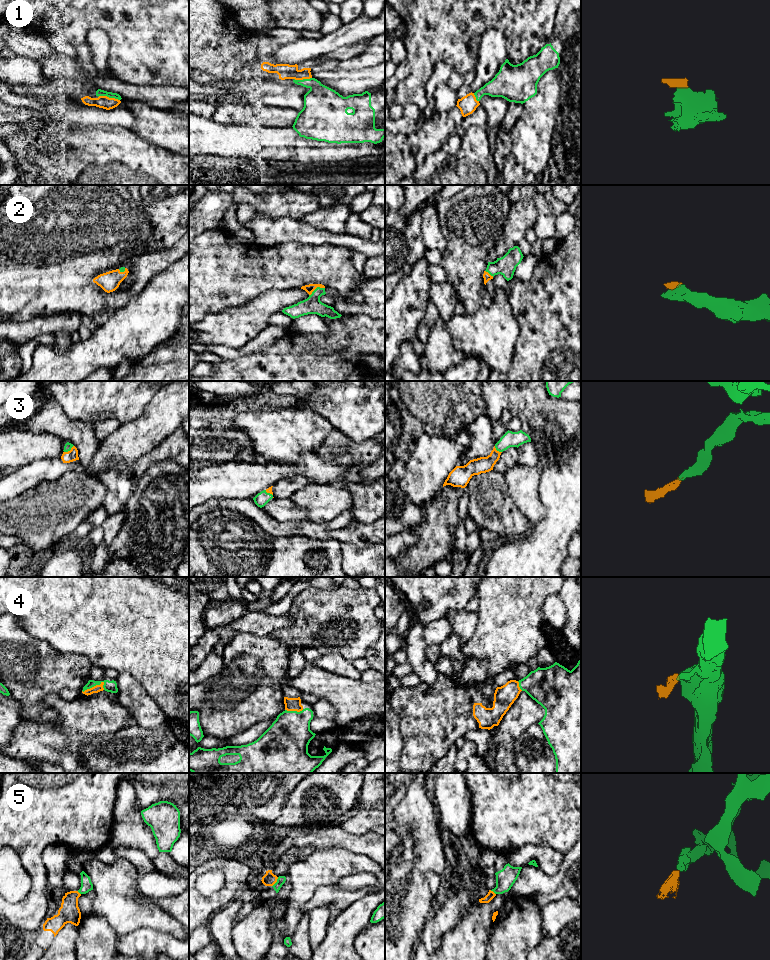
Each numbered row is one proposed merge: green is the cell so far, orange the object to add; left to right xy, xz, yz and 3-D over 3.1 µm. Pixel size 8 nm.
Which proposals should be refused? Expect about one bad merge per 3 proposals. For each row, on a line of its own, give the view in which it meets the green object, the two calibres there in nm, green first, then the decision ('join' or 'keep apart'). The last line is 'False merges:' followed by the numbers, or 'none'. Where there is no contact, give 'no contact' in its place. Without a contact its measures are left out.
1: contact in xy; calibres 60 and 100 nm; join
2: contact in xz; calibres 140 and 70 nm; join
3: contact in xy; calibres 60 and 90 nm; join
4: contact in xy; calibres 100 and 60 nm; join
5: contact in xz; calibres 70 and 110 nm; keep apart
False merges: 5

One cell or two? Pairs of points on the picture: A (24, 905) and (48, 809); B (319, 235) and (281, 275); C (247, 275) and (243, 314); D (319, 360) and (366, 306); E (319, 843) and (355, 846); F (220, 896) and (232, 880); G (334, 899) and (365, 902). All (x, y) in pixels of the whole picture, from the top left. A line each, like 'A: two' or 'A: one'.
A: one
B: two
C: two
D: two
E: one
F: one
G: two

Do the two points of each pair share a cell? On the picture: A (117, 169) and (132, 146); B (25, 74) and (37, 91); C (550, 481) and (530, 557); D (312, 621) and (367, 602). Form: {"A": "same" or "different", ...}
{"A": "same", "B": "different", "C": "same", "D": "same"}

